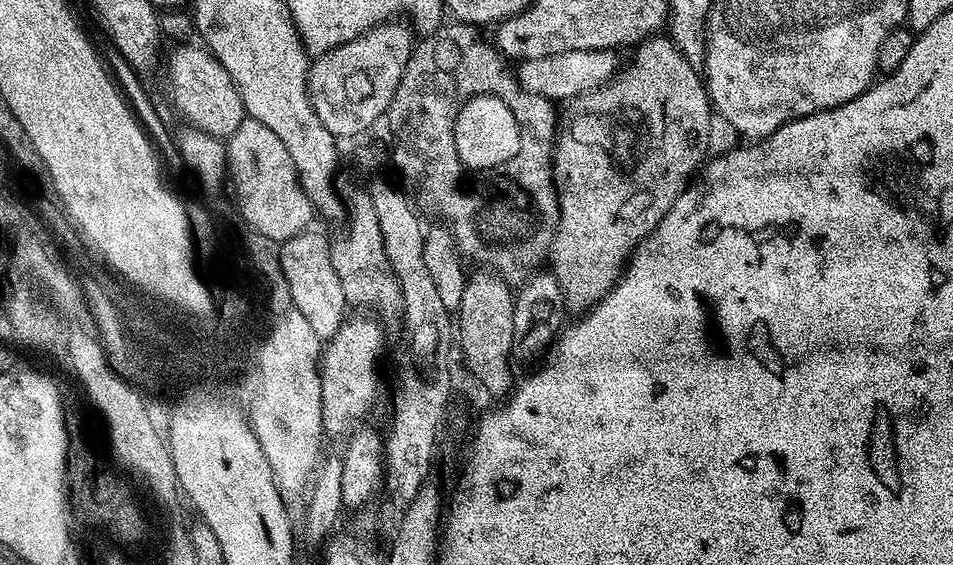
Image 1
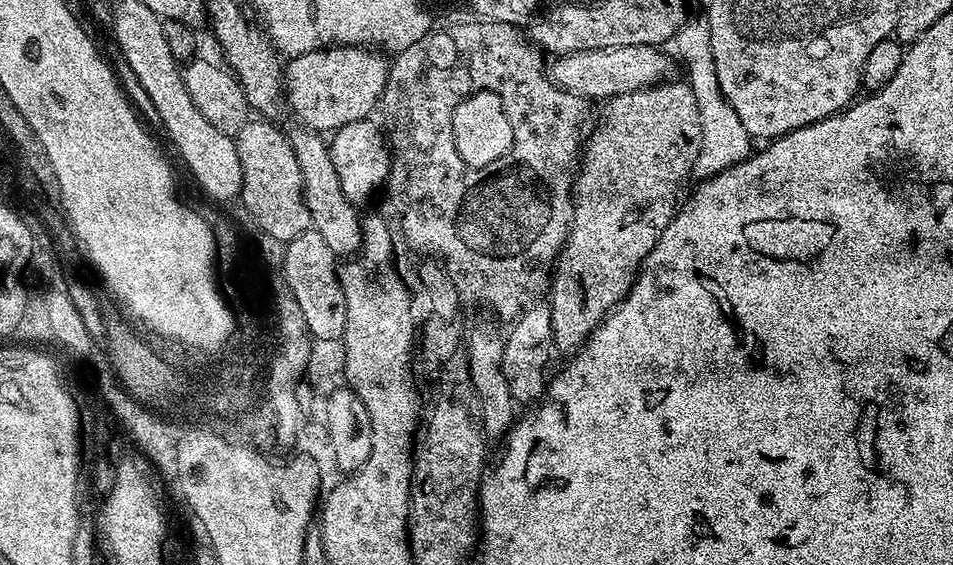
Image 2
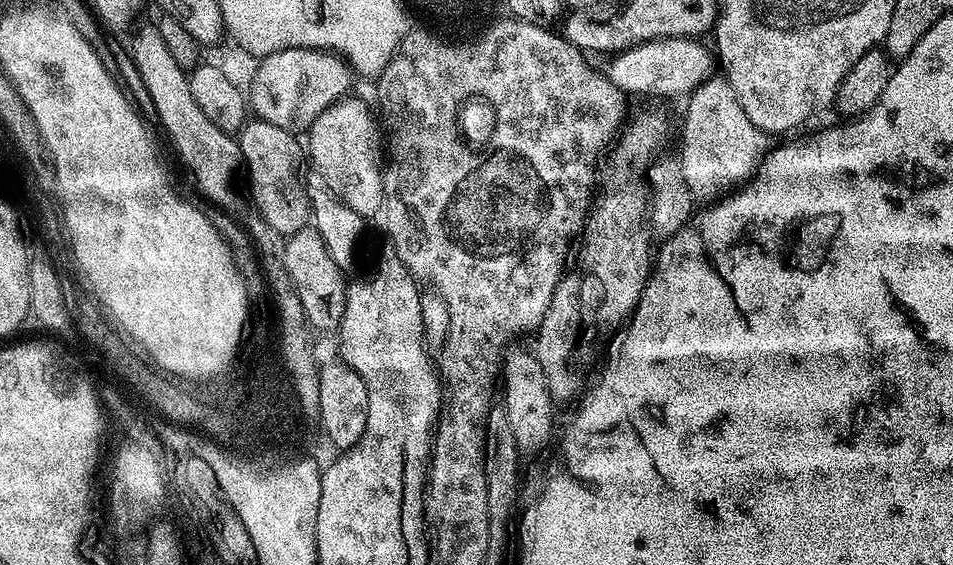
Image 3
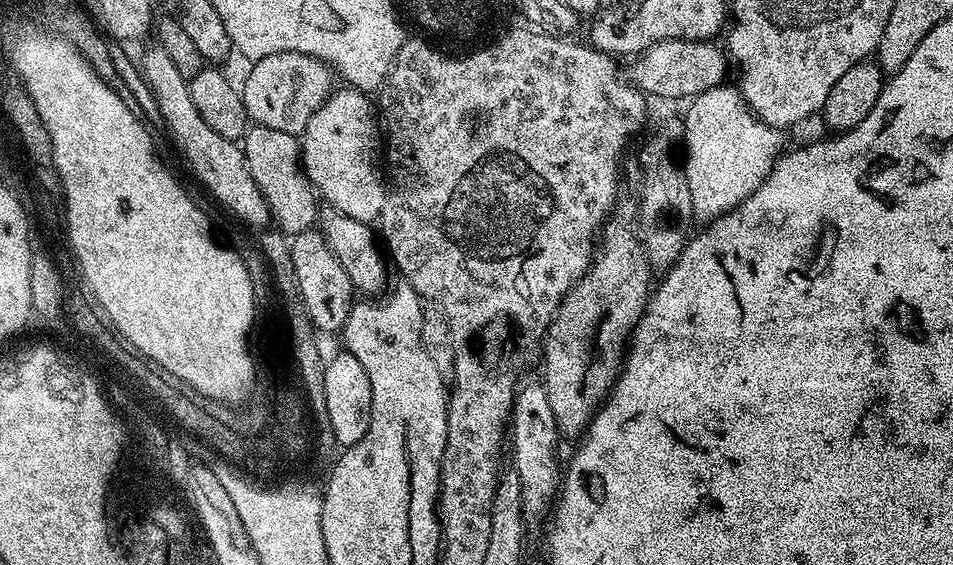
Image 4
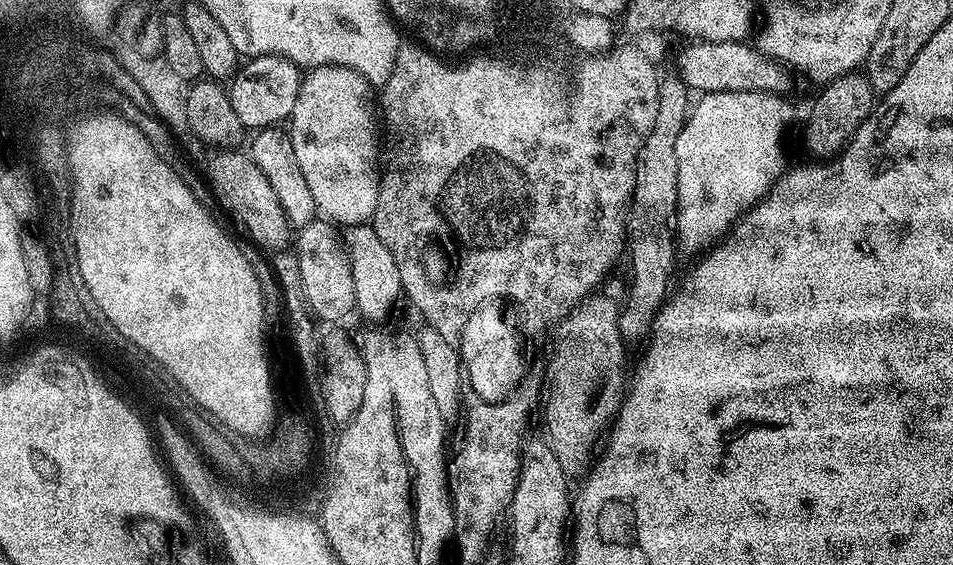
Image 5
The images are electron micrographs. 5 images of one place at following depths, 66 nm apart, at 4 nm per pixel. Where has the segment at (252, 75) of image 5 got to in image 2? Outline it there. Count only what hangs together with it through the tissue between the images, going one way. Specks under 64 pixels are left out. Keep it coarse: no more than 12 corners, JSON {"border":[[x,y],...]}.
{"border":[[364,46],[291,57],[287,107],[321,134],[369,119],[390,64]]}

